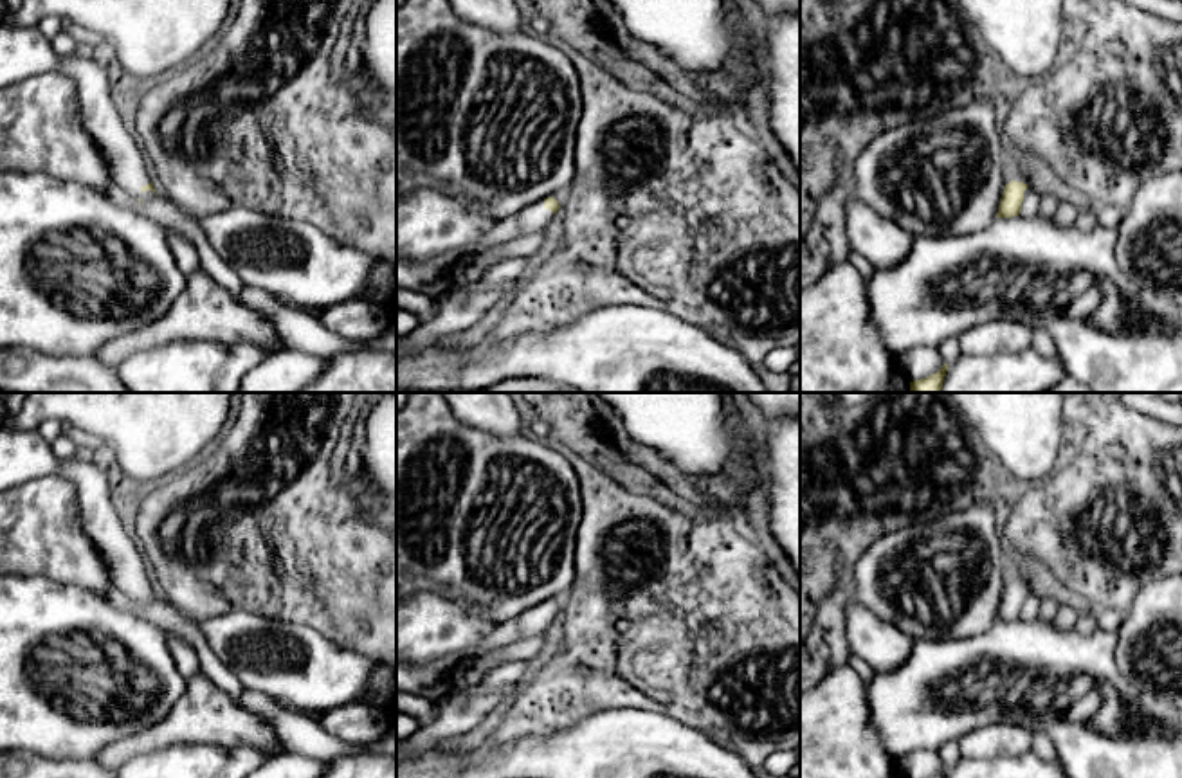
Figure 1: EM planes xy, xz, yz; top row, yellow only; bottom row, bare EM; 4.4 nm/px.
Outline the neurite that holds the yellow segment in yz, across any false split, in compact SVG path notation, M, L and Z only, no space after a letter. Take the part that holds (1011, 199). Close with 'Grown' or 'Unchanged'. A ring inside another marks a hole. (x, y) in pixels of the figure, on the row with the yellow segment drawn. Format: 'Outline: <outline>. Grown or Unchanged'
Outline: M1009 155L1004 169L1005 187L1000 198L996 218L1013 218L1022 211L1023 196L1031 191L1022 158Z. Grown

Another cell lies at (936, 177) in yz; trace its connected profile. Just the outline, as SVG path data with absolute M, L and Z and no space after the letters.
M987 95L877 135L856 158L852 182L858 200L915 236L964 236L996 218L1007 160L995 99Z

